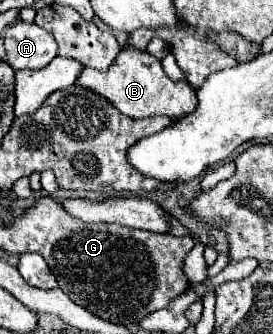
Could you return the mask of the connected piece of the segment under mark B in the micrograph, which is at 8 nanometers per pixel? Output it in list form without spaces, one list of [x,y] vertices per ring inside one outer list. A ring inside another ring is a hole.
[[[122,45],[118,57],[114,59],[114,65],[106,73],[100,73],[98,69],[84,67],[78,75],[76,85],[84,89],[92,89],[94,93],[106,97],[120,113],[132,117],[132,119],[144,119],[154,115],[166,115],[166,117],[184,117],[192,113],[198,105],[198,97],[194,87],[190,87],[186,81],[170,81],[166,73],[162,71],[162,65],[156,57],[152,57],[148,51],[134,49],[132,45]]]

